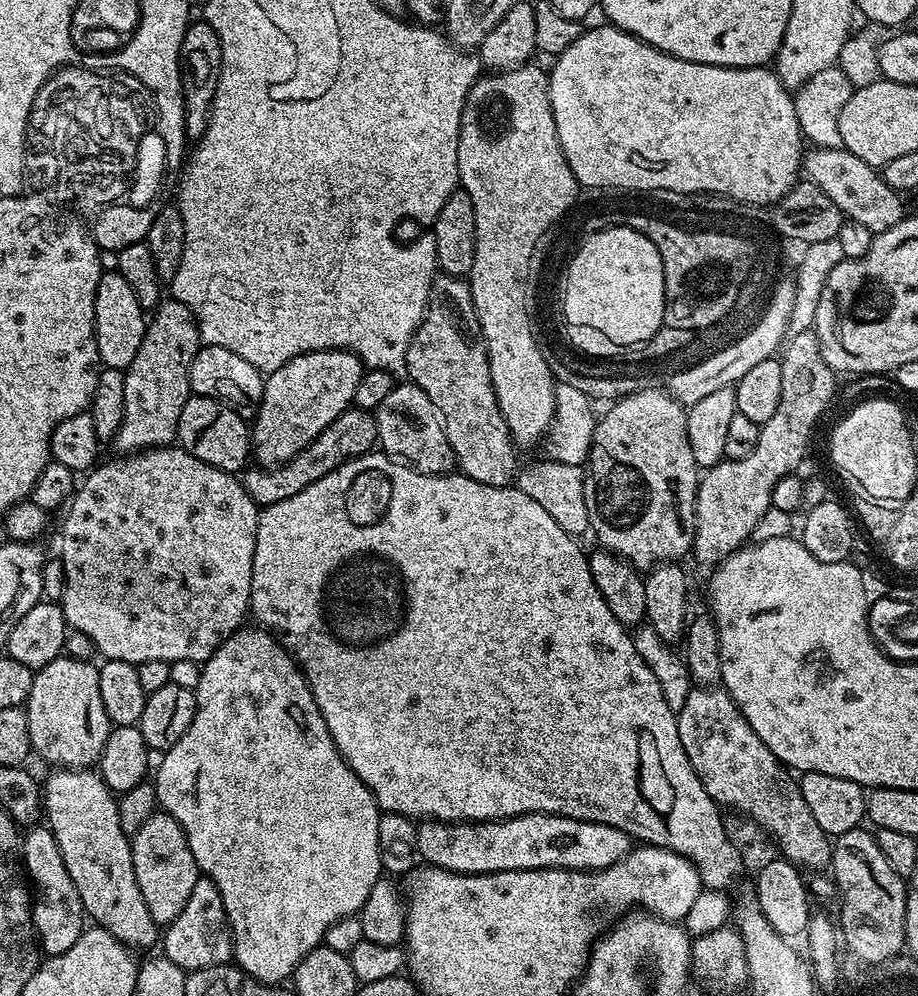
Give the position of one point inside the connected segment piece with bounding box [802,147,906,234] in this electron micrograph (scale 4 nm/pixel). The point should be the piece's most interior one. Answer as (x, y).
(860, 192)

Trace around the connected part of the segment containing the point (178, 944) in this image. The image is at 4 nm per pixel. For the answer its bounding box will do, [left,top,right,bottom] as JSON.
[162,878,233,973]

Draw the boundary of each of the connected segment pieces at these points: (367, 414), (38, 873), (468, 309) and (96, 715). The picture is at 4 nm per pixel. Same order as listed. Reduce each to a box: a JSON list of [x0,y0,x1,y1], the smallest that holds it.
[[243,407,378,506],[20,826,86,957],[404,274,518,487],[26,654,110,770]]

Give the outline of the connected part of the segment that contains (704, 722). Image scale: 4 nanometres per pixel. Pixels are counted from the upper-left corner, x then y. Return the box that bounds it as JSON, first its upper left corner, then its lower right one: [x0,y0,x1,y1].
[676,686,833,869]

